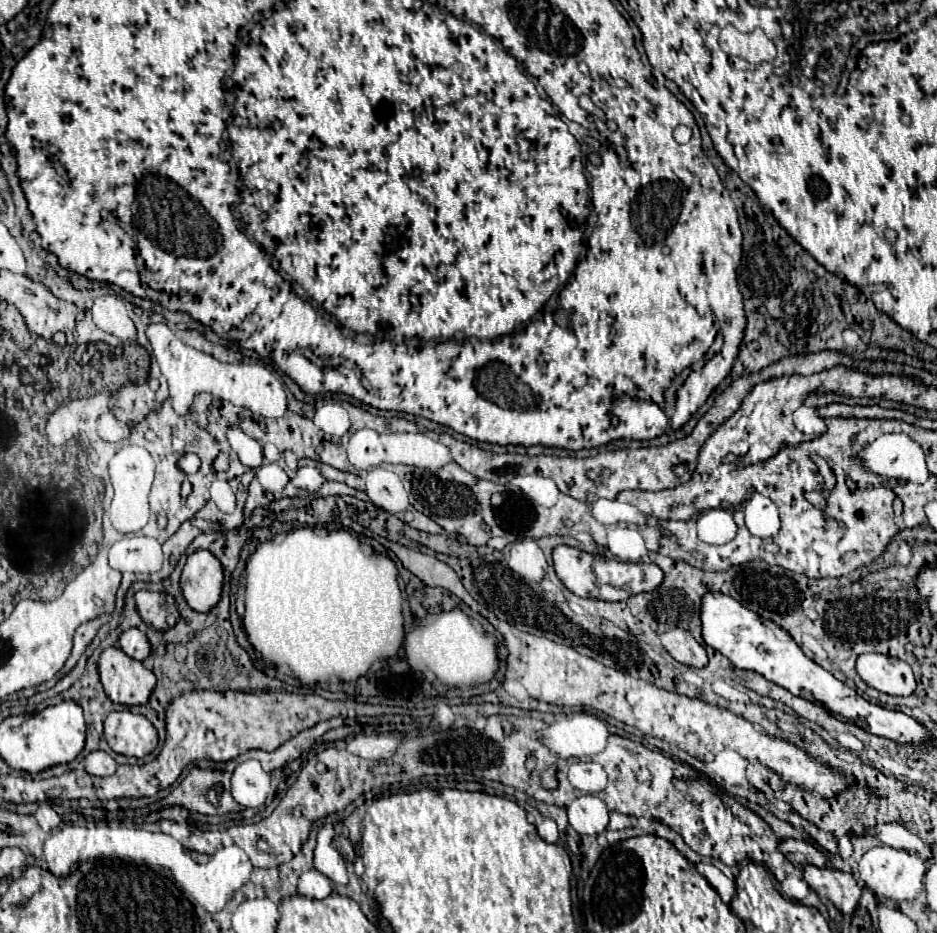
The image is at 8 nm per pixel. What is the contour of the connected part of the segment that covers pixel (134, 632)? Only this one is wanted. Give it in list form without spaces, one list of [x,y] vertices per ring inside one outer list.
[[[128,629],[120,635],[118,639],[118,647],[132,659],[136,661],[144,661],[150,655],[150,643],[146,639],[146,635],[138,629]]]

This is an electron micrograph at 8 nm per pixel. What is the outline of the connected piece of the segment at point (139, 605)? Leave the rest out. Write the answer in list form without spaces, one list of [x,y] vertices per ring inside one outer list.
[[[138,591],[134,595],[138,615],[142,621],[156,631],[166,631],[174,627],[178,621],[178,609],[174,599],[168,593],[152,593],[152,591]]]

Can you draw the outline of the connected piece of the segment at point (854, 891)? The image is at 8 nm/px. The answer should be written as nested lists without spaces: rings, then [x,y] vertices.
[[[806,865],[804,881],[820,897],[830,899],[836,905],[836,909],[840,909],[842,913],[854,913],[854,909],[858,907],[862,887],[858,887],[856,879],[850,873],[842,873],[836,869],[818,869],[814,865]]]

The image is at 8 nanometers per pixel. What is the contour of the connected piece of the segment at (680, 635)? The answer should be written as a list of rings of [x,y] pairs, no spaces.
[[[666,631],[660,635],[662,647],[682,665],[706,667],[706,649],[688,631]]]

